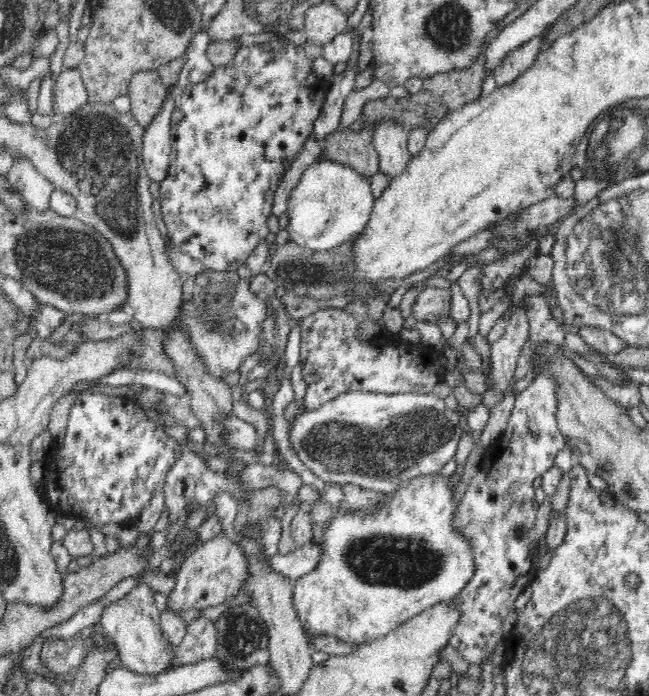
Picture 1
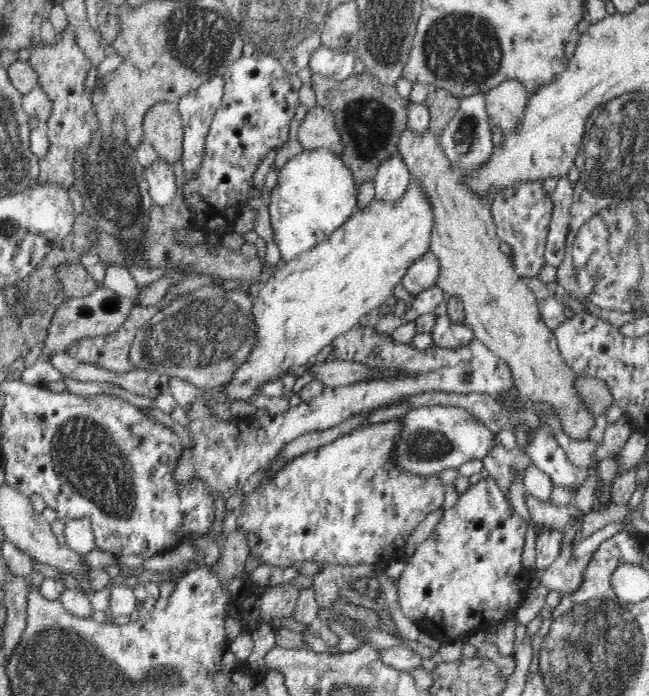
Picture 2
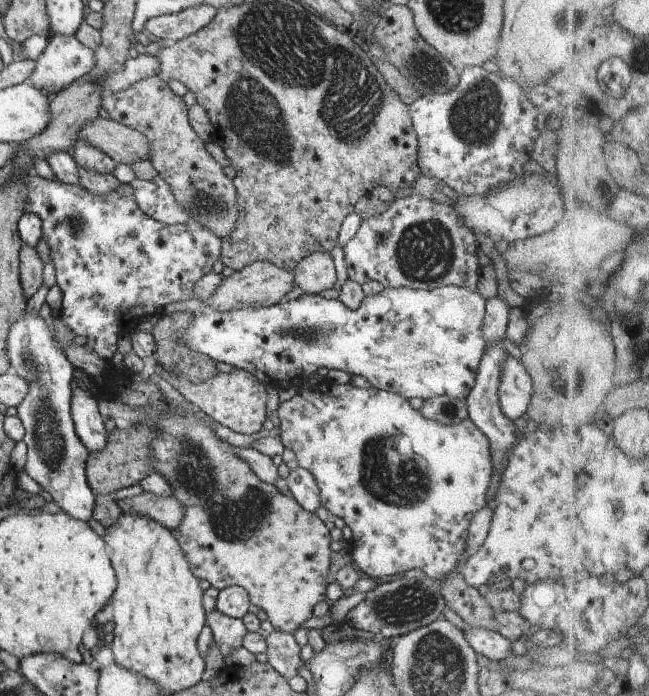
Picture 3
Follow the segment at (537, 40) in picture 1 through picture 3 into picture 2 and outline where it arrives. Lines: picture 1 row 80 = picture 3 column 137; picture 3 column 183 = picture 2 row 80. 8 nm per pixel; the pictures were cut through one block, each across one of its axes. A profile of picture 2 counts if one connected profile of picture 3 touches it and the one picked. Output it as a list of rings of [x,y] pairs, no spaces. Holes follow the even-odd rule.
[[[516,79],[503,80],[486,92],[486,110],[490,124],[502,129],[502,134],[513,133],[519,127],[527,101],[526,87]]]

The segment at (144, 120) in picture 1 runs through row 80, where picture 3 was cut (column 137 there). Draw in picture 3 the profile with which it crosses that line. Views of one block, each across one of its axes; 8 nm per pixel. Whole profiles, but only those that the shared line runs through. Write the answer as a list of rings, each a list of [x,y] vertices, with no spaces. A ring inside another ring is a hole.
[[[112,119],[86,123],[78,139],[97,146],[117,163],[132,165],[149,158],[149,140],[134,127]]]

